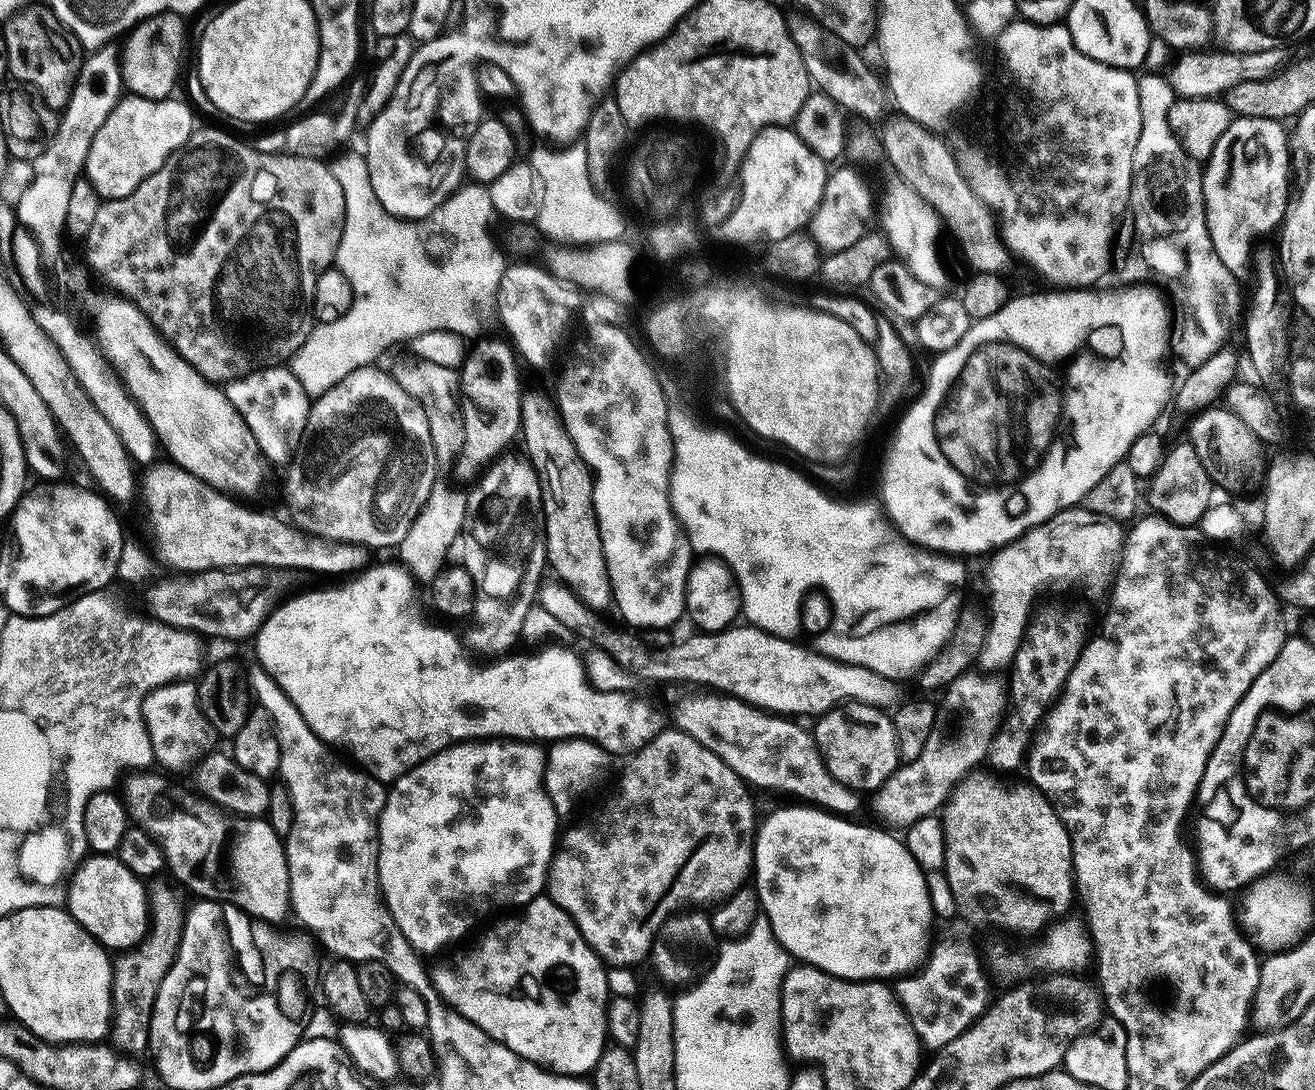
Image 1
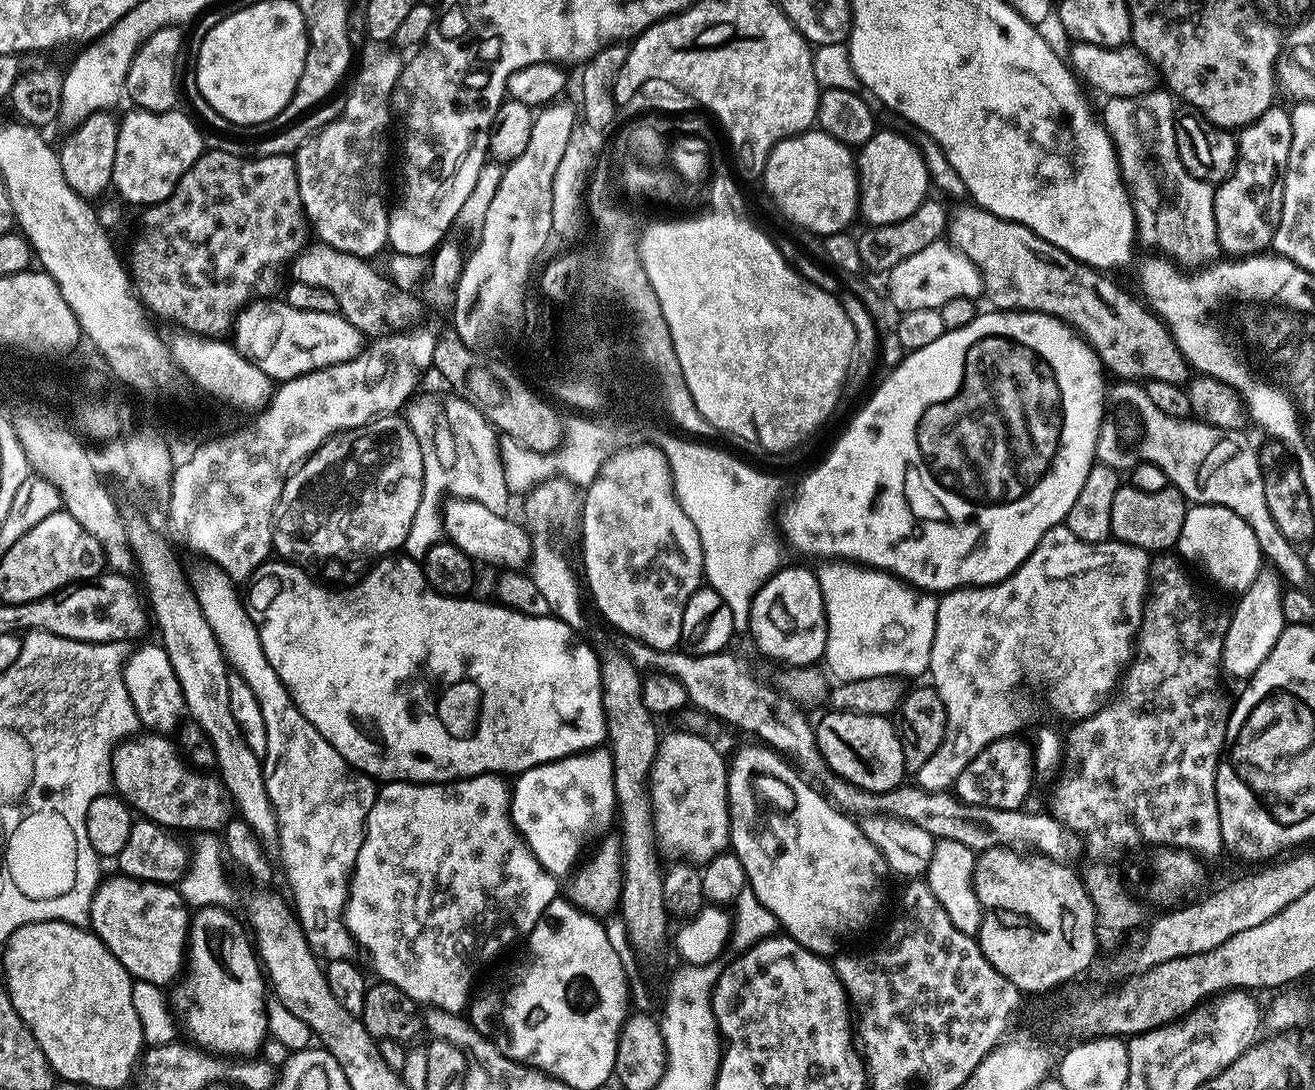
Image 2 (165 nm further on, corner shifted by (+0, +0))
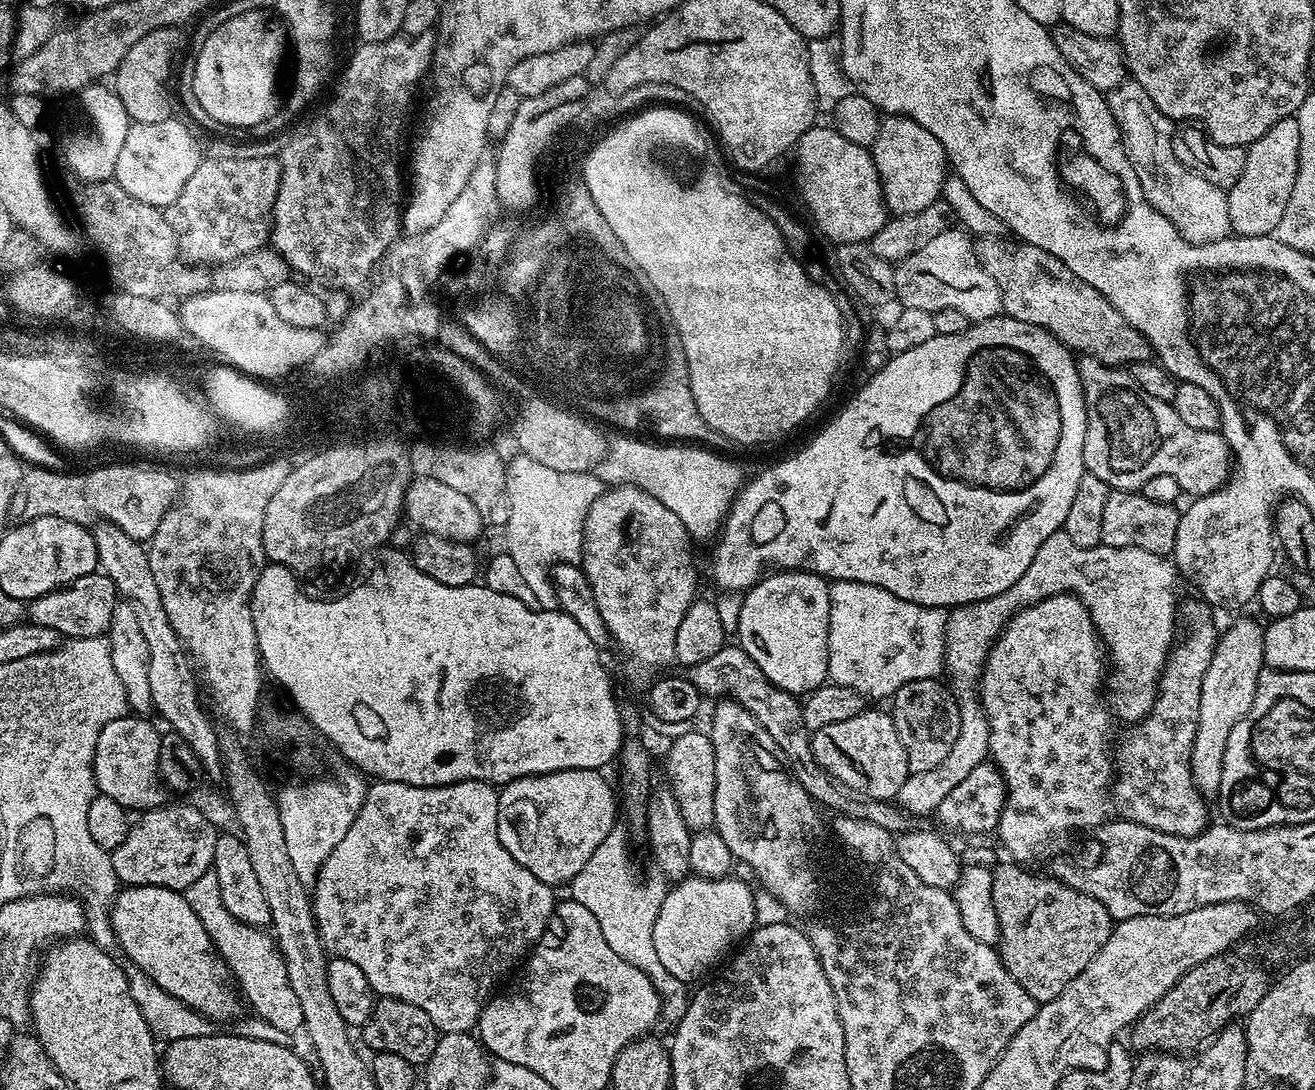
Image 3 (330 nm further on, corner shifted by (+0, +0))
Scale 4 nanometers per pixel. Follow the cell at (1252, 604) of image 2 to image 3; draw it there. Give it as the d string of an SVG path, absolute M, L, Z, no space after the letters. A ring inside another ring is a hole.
M1236 620L1228 629L1219 633L1216 641L1216 652L1210 658L1210 666L1206 666L1206 674L1202 678L1202 698L1198 710L1198 730L1194 734L1194 746L1190 754L1190 770L1193 785L1201 797L1215 797L1220 791L1222 782L1222 766L1226 754L1226 738L1230 738L1230 730L1238 726L1238 722L1252 708L1254 694L1258 686L1260 671L1264 665L1264 628L1252 620Z

